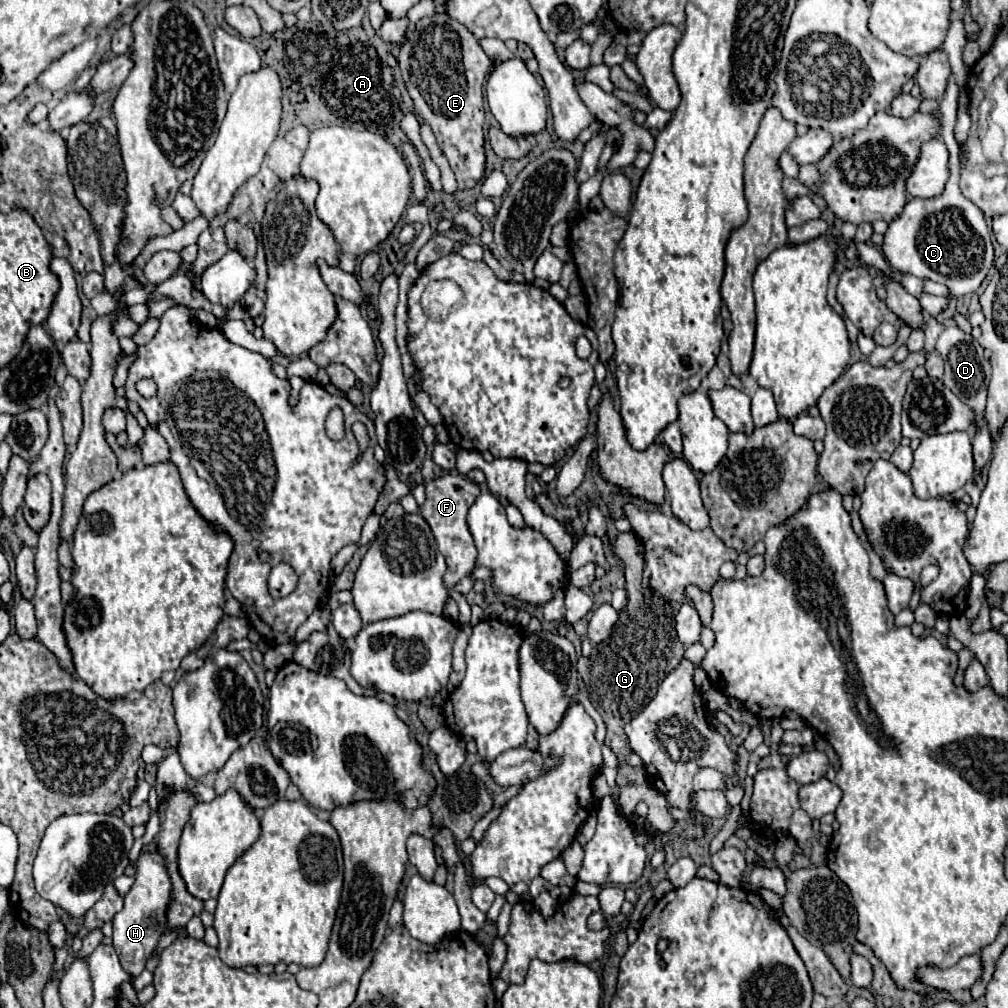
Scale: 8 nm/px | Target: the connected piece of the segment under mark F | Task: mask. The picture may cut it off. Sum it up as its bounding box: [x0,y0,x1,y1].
[419,472,481,588]

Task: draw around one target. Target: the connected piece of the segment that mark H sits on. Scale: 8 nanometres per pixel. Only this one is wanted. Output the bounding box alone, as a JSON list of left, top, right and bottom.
[113,846,173,978]

